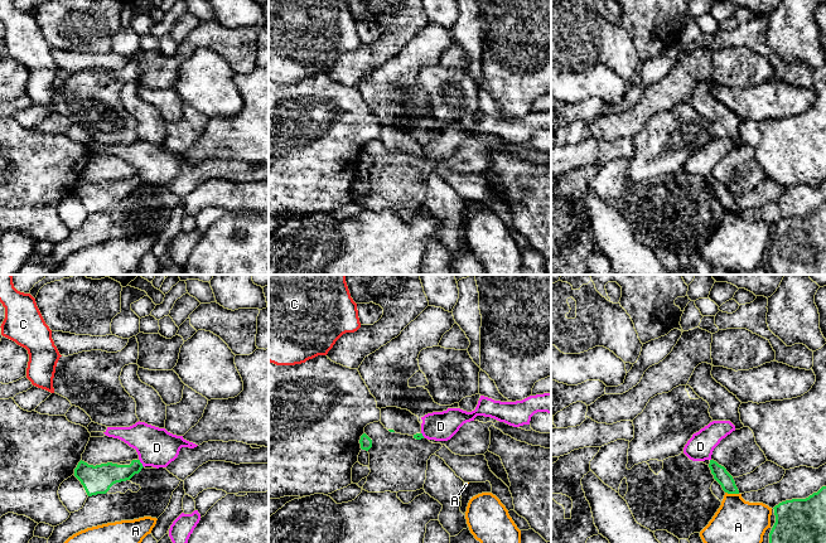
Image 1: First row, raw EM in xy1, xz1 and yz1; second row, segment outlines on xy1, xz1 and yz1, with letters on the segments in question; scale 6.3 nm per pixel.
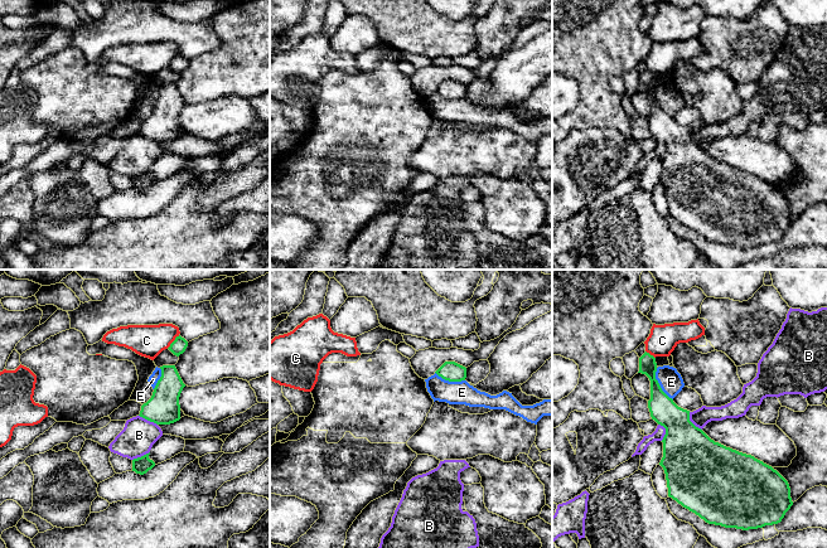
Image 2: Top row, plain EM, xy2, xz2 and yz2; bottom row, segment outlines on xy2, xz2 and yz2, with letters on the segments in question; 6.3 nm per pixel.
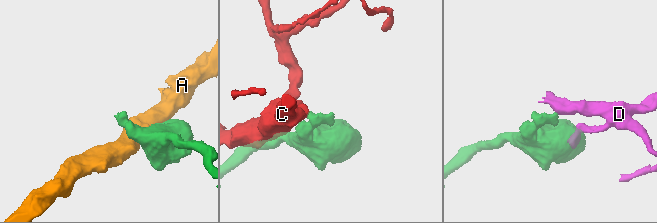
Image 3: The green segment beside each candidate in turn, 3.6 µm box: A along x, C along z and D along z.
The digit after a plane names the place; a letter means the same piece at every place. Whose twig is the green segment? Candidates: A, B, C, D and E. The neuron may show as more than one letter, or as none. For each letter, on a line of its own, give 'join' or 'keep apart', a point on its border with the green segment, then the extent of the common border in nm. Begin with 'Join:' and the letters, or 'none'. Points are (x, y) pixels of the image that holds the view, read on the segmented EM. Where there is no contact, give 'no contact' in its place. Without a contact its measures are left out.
Join: none
A: keep apart; meets green in yz1 at (732, 493); contact 90 nm long
B: keep apart; meets green in yz2 at (691, 422); contact 150 nm long
C: keep apart; meets green in xy2 at (173, 342); contact 120 nm long
D: keep apart; meets green in xy1 at (140, 462); contact 70 nm long
E: keep apart; meets green in yz2 at (658, 384); contact 240 nm long

